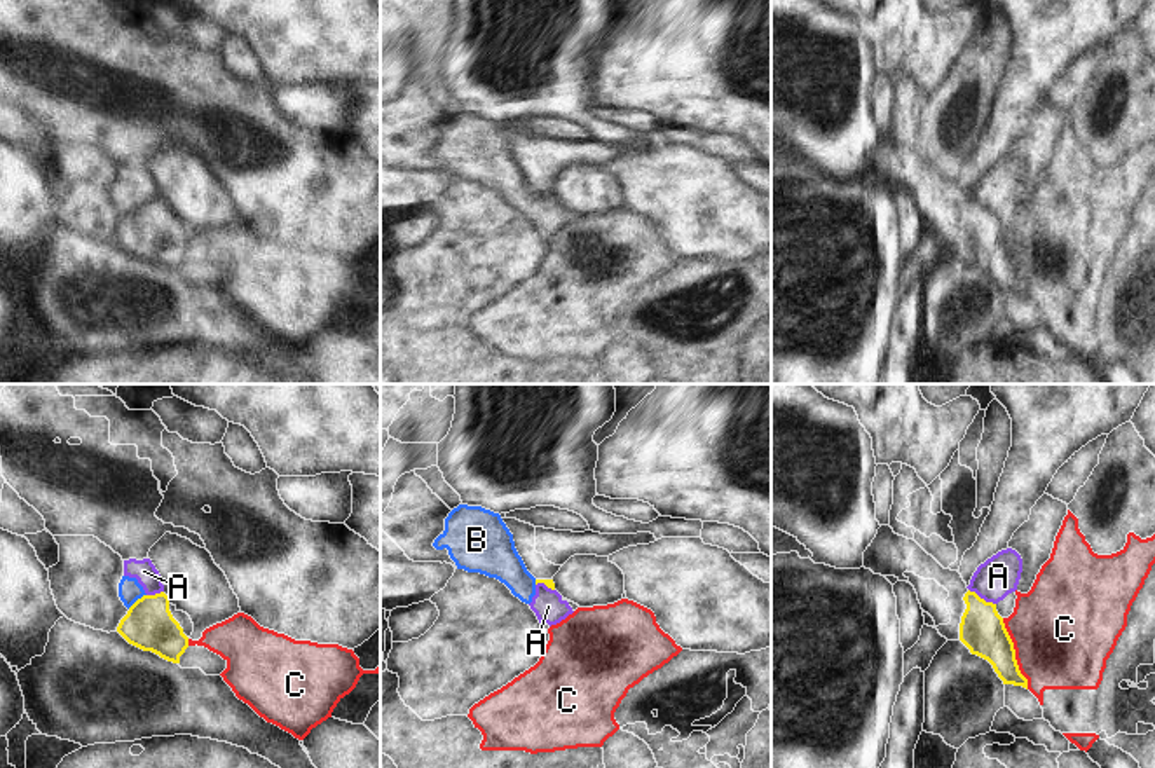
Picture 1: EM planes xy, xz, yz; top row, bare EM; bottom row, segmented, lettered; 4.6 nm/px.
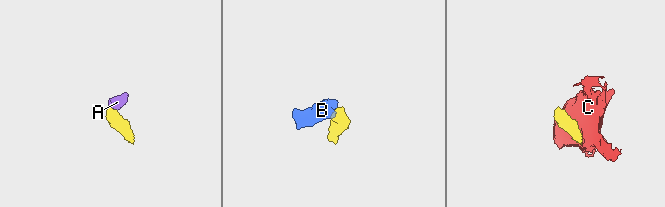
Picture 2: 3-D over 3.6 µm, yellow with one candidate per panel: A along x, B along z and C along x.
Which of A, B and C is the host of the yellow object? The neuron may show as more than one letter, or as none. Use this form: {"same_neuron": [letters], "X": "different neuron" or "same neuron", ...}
{"same_neuron": [], "A": "different neuron", "B": "different neuron", "C": "different neuron"}

